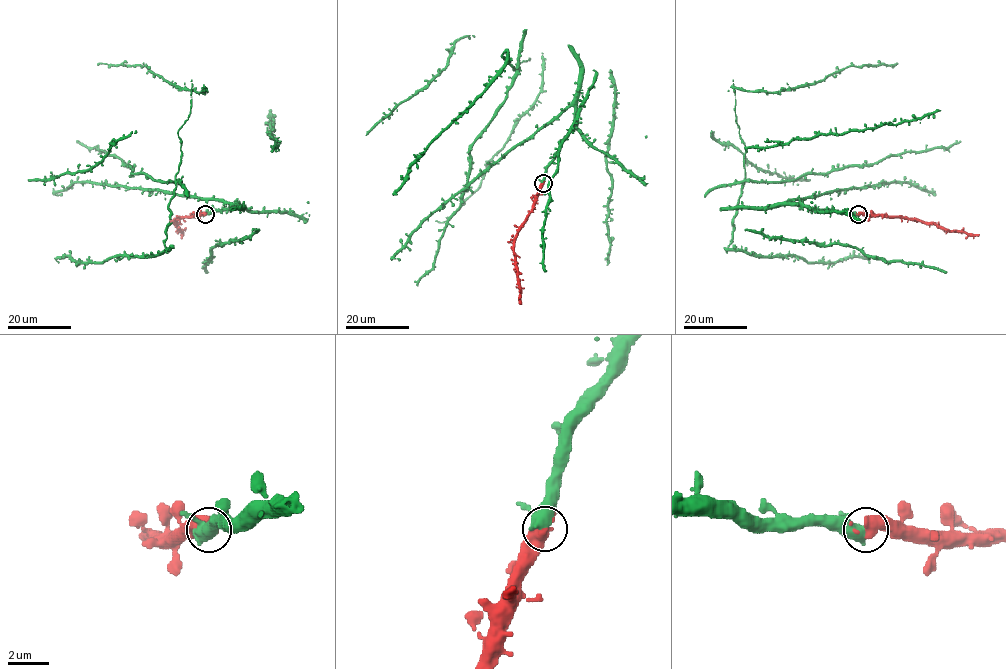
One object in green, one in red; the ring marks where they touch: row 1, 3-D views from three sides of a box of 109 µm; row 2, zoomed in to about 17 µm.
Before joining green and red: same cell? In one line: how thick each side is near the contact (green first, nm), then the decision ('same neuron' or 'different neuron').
calibres 440 and 600 nm; same neuron

